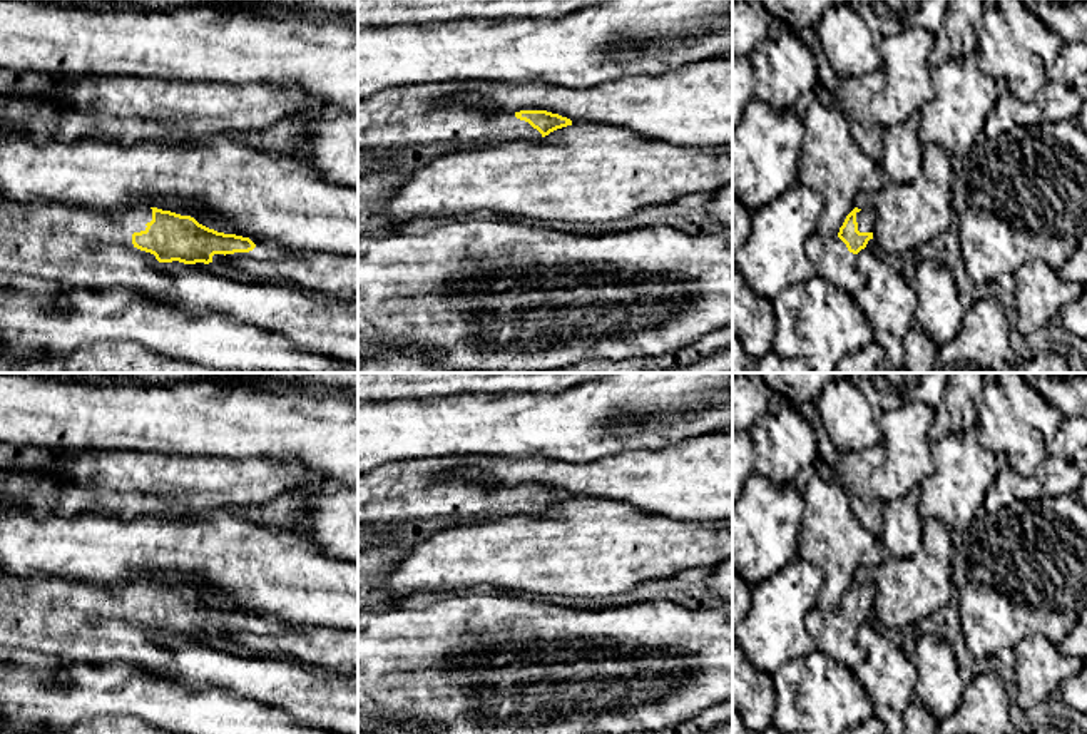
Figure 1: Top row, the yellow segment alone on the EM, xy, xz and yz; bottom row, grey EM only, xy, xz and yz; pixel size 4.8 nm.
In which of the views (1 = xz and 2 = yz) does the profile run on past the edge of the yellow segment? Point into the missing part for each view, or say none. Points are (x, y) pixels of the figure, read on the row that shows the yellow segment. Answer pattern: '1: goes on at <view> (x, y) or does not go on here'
1: goes on at xz (410, 116)
2: goes on at yz (830, 256)

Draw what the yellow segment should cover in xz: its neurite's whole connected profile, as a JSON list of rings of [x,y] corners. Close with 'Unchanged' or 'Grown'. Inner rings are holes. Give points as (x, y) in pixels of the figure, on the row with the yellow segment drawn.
[[[473,84],[401,85],[358,100],[358,149],[406,150],[435,142],[490,147],[540,140],[572,120],[547,110],[483,112],[458,105],[453,95]]]. Grown

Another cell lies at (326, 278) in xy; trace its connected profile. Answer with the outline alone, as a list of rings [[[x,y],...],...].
[[[288,251],[279,259],[222,256],[222,263],[261,283],[293,283],[318,304],[351,304],[358,294],[358,257]]]

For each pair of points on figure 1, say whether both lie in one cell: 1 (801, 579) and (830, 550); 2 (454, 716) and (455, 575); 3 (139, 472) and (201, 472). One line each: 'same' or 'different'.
1: different
2: different
3: same

